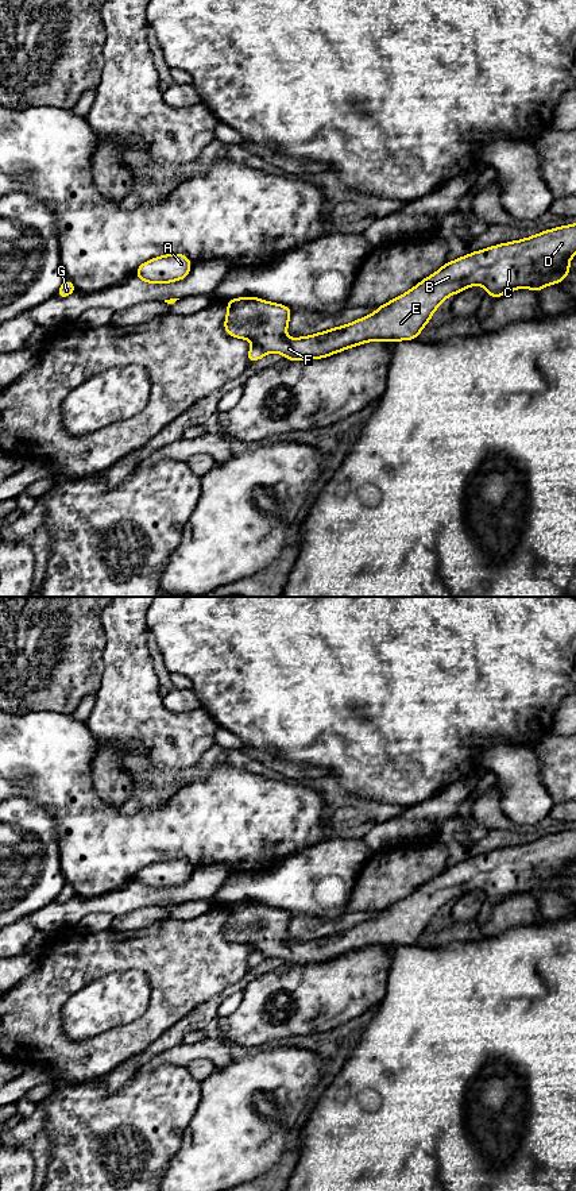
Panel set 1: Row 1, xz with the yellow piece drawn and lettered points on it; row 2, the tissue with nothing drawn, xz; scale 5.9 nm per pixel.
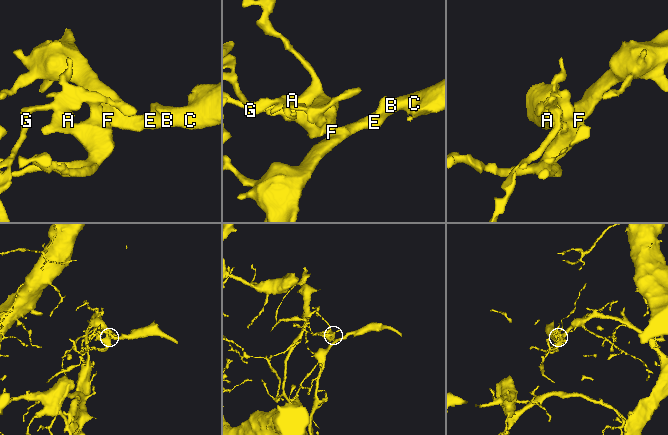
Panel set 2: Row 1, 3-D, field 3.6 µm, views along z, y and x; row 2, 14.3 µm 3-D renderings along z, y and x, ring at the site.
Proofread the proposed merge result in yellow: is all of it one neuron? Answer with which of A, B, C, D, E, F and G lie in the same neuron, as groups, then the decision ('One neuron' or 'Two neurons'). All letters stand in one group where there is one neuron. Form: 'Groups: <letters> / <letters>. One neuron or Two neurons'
Groups: A B C D E F / G. Two neurons

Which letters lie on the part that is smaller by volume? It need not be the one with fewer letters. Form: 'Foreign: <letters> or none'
Foreign: G

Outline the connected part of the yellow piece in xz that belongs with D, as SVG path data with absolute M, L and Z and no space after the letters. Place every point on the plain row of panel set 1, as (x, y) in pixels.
M576 829L544 836L534 841L502 848L475 856L453 867L447 867L438 876L424 883L405 899L378 911L376 917L351 929L340 930L316 940L286 945L286 936L291 914L282 909L268 907L256 902L224 905L229 911L224 934L232 943L252 945L254 951L263 952L266 957L279 957L289 965L308 965L325 963L345 953L371 945L414 945L430 925L437 911L451 899L471 890L483 890L487 899L498 903L502 899L530 893L538 897L552 889L563 887L575 871L567 871L568 864L576 859Z

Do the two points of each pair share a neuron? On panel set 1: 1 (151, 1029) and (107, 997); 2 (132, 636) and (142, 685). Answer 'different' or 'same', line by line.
1: different
2: same

